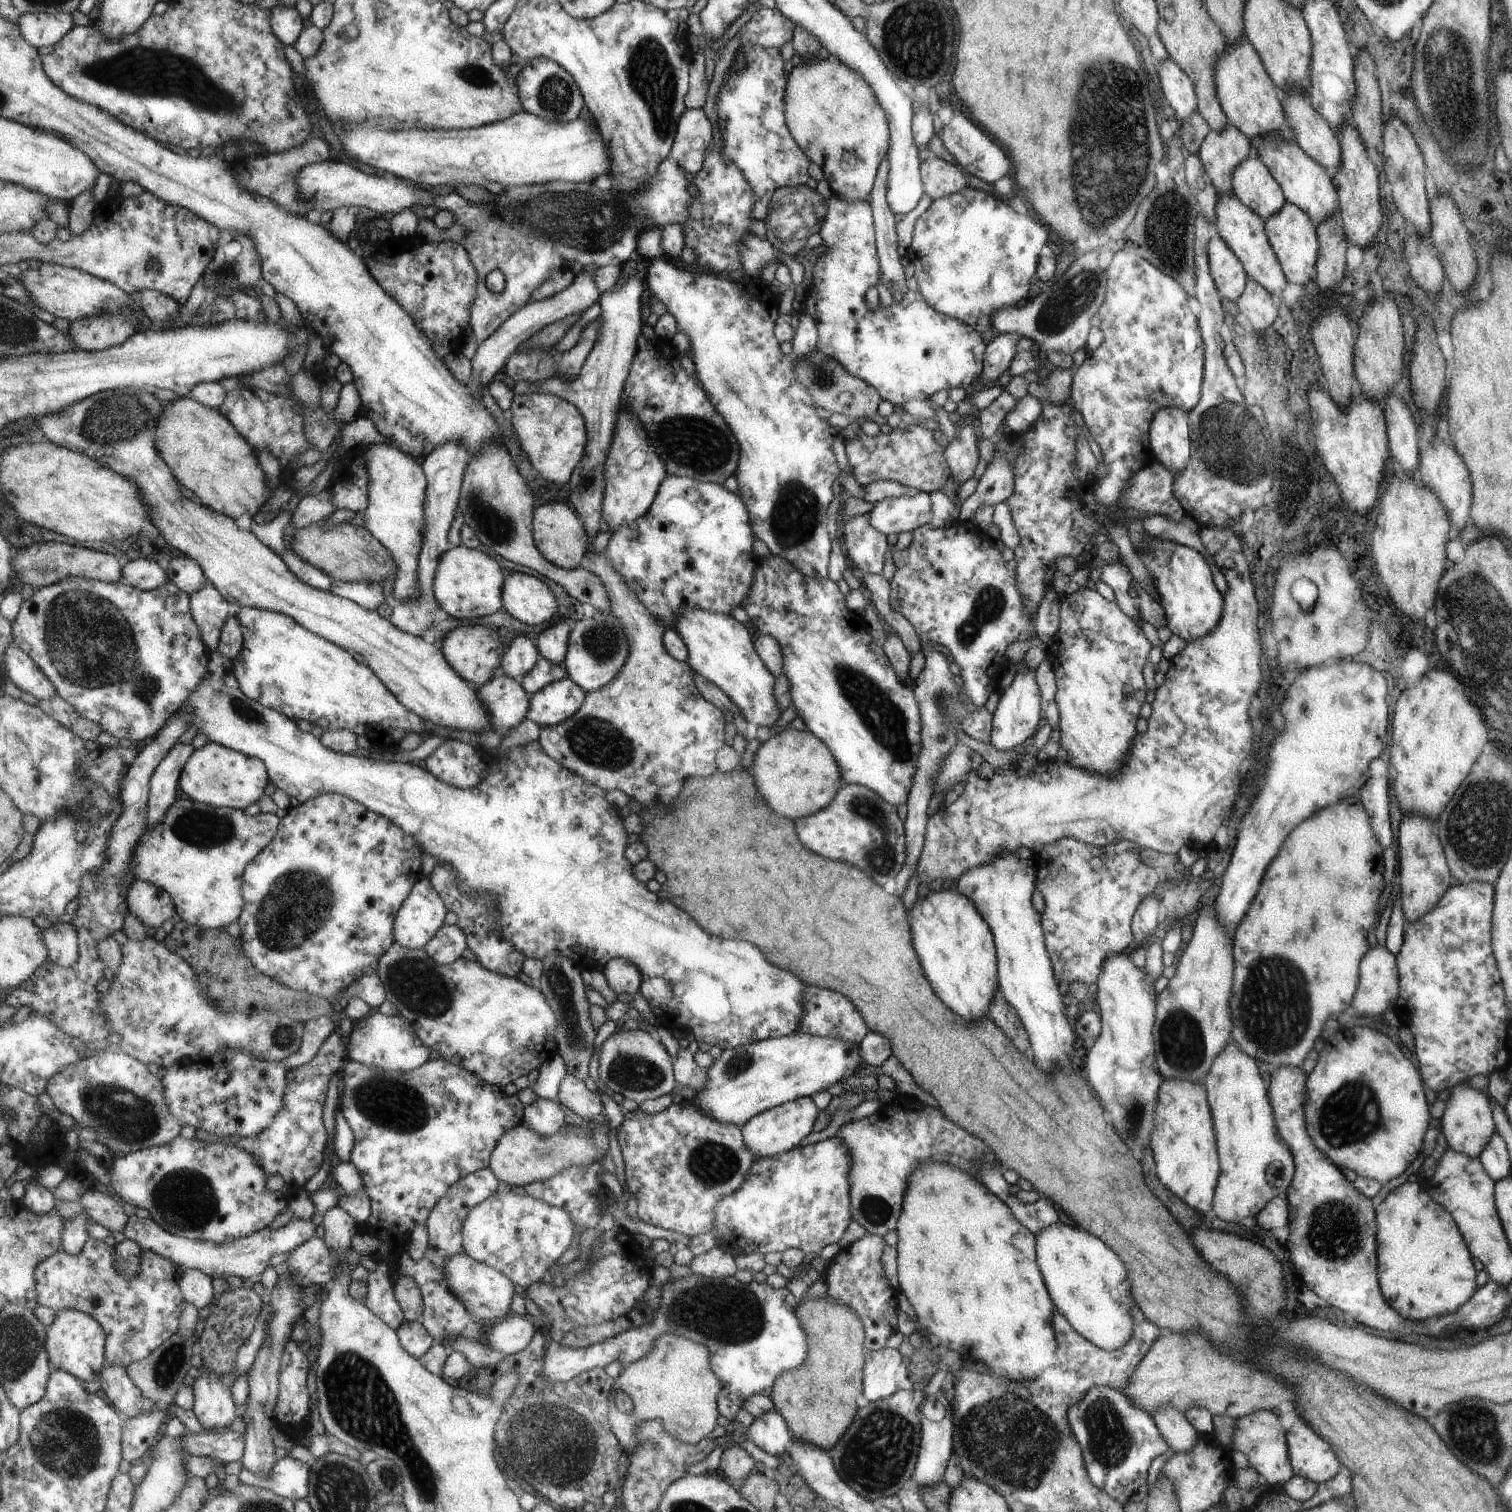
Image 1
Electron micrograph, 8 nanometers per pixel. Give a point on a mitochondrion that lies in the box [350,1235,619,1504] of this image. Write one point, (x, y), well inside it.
(553, 1448)

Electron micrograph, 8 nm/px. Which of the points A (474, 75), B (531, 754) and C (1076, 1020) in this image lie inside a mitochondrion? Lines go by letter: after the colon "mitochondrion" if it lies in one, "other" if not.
A: mitochondrion
B: other
C: other

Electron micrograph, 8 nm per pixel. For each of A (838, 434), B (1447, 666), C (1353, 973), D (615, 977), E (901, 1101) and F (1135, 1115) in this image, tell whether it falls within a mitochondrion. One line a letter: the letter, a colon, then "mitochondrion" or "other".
A: other
B: other
C: other
D: other
E: other
F: mitochondrion

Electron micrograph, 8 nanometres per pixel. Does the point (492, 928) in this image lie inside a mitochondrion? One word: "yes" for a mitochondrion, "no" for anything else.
yes

